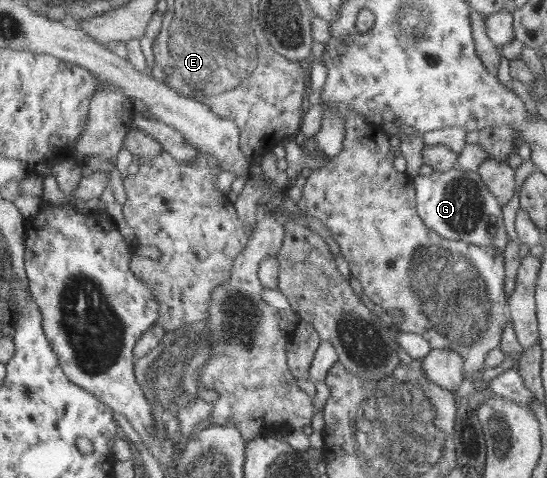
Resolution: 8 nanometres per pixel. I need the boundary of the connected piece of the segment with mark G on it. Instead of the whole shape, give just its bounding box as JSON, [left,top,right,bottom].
[414,165,510,251]

